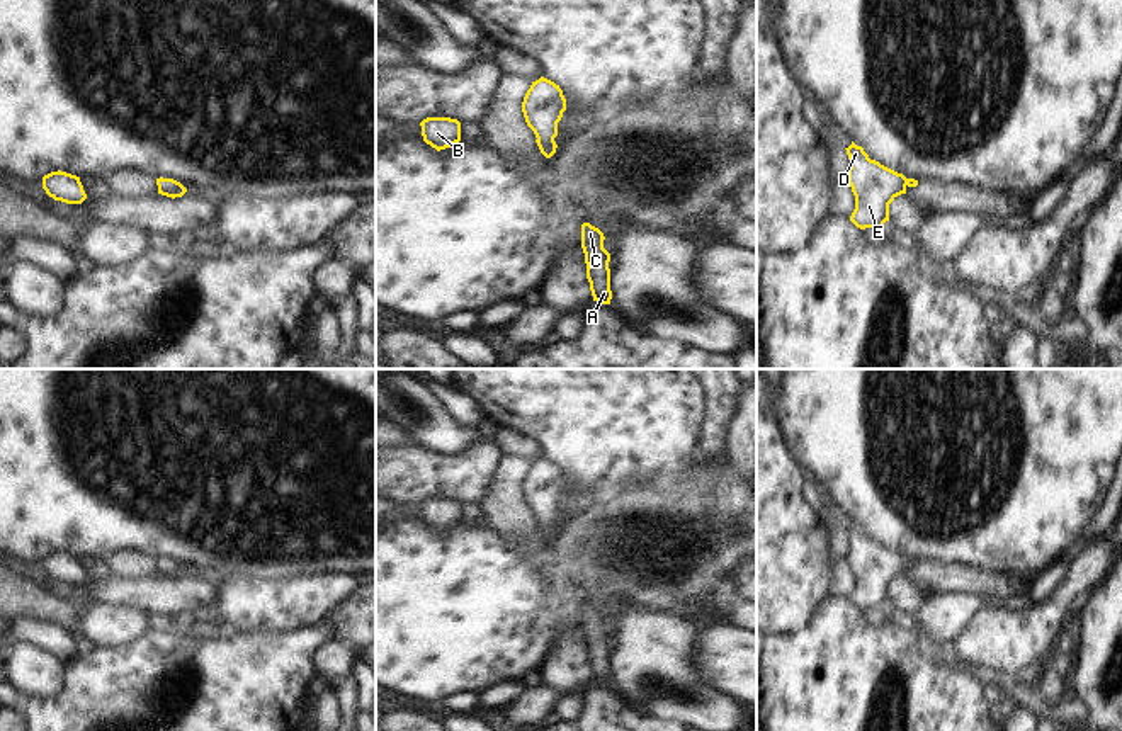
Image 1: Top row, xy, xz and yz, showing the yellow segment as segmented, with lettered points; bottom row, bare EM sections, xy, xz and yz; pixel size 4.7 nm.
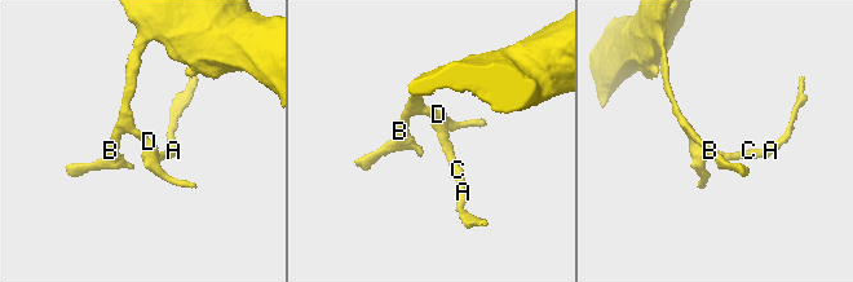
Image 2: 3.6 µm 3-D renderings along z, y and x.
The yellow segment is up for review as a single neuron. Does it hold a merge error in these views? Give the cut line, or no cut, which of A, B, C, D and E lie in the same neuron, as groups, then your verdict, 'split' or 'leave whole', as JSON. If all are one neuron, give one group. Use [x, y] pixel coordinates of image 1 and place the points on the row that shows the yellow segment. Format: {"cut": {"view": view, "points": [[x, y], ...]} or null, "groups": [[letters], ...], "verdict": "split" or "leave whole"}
{"cut": null, "groups": [["A", "B", "C", "D", "E"]], "verdict": "leave whole"}

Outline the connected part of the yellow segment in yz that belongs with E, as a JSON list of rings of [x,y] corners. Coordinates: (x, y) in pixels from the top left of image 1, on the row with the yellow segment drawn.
[[[853,141],[845,150],[850,160],[847,178],[855,196],[850,221],[860,230],[882,228],[889,221],[889,204],[908,187],[916,187],[918,180],[870,160]]]

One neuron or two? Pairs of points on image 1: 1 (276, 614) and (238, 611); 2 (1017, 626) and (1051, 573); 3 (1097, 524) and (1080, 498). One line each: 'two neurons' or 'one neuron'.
1: one neuron
2: two neurons
3: two neurons

